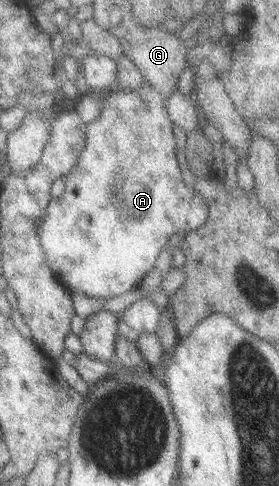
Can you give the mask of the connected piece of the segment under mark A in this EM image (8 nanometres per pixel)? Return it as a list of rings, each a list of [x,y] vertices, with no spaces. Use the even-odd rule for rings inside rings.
[[[143,85],[139,90],[121,90],[104,94],[105,98],[101,98],[100,102],[102,110],[92,122],[86,123],[85,143],[84,148],[78,153],[77,159],[68,172],[62,179],[64,181],[64,191],[58,198],[51,198],[46,206],[44,216],[39,222],[38,226],[38,241],[40,247],[44,251],[45,265],[53,272],[59,279],[59,282],[70,292],[76,294],[83,294],[88,298],[95,298],[96,300],[106,300],[111,297],[118,297],[124,292],[133,290],[141,278],[148,272],[153,272],[153,264],[157,260],[158,255],[166,247],[166,242],[172,234],[184,230],[185,232],[194,231],[204,224],[208,209],[206,209],[206,201],[204,198],[194,191],[194,188],[186,188],[184,185],[180,169],[178,169],[178,162],[176,161],[176,146],[173,137],[171,120],[166,116],[166,109],[164,108],[164,98],[157,92],[151,89],[151,86],[145,87]],[[100,216],[108,216],[112,218],[108,224],[100,224]]]

